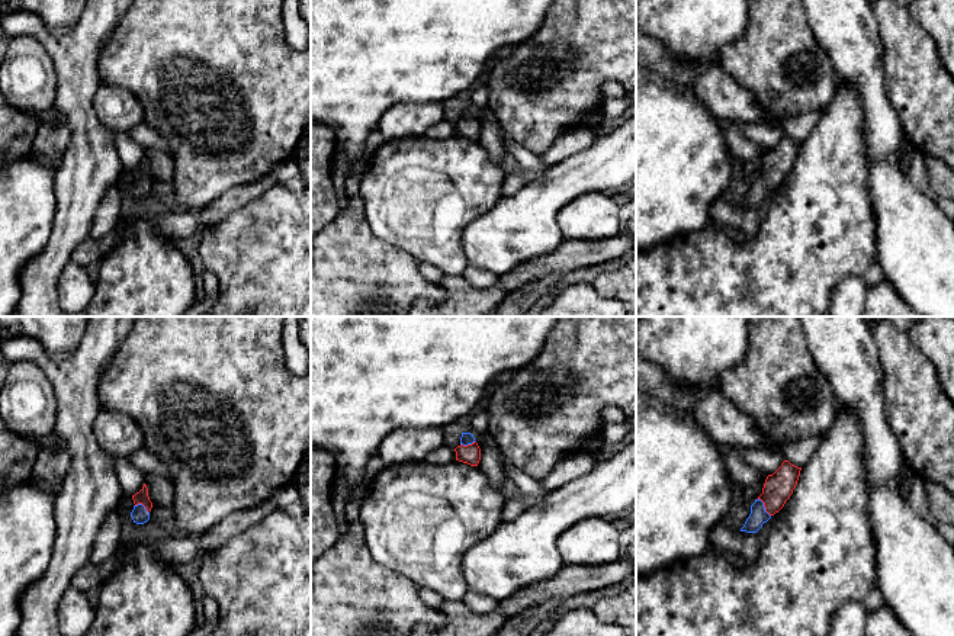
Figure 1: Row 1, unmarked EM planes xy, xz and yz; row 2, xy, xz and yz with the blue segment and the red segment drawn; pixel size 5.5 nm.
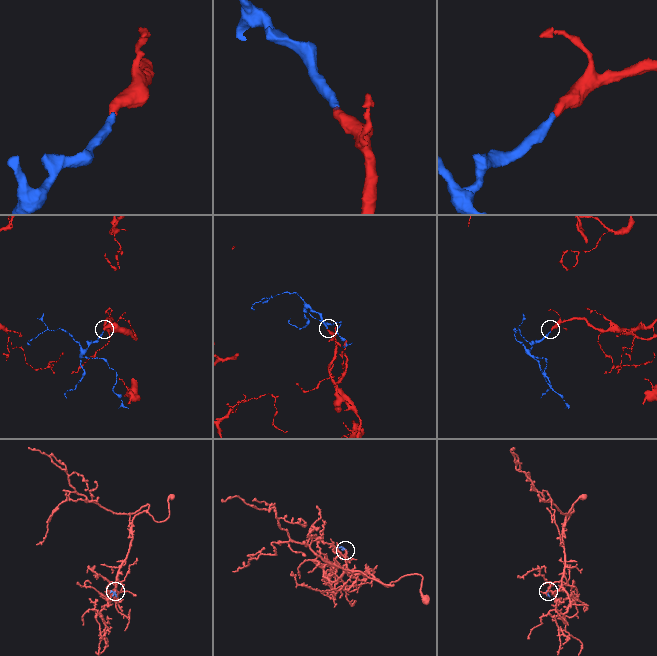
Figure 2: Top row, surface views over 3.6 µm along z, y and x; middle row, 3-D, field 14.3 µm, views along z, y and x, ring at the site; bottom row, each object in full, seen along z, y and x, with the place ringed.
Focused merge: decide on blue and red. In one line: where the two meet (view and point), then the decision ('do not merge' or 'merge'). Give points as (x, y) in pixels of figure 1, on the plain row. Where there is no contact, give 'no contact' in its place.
contact yz (764, 182); merge

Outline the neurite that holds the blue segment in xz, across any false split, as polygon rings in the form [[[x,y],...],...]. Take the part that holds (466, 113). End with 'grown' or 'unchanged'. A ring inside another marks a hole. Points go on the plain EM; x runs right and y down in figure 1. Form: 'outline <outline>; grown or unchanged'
outline [[[462,107],[460,119],[454,123],[454,126],[456,135],[470,141],[478,141],[481,135],[481,123],[470,107]]]; grown

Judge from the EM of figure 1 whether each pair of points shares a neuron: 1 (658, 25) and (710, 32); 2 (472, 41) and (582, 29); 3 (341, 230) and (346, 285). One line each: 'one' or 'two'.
1: one
2: two
3: one

